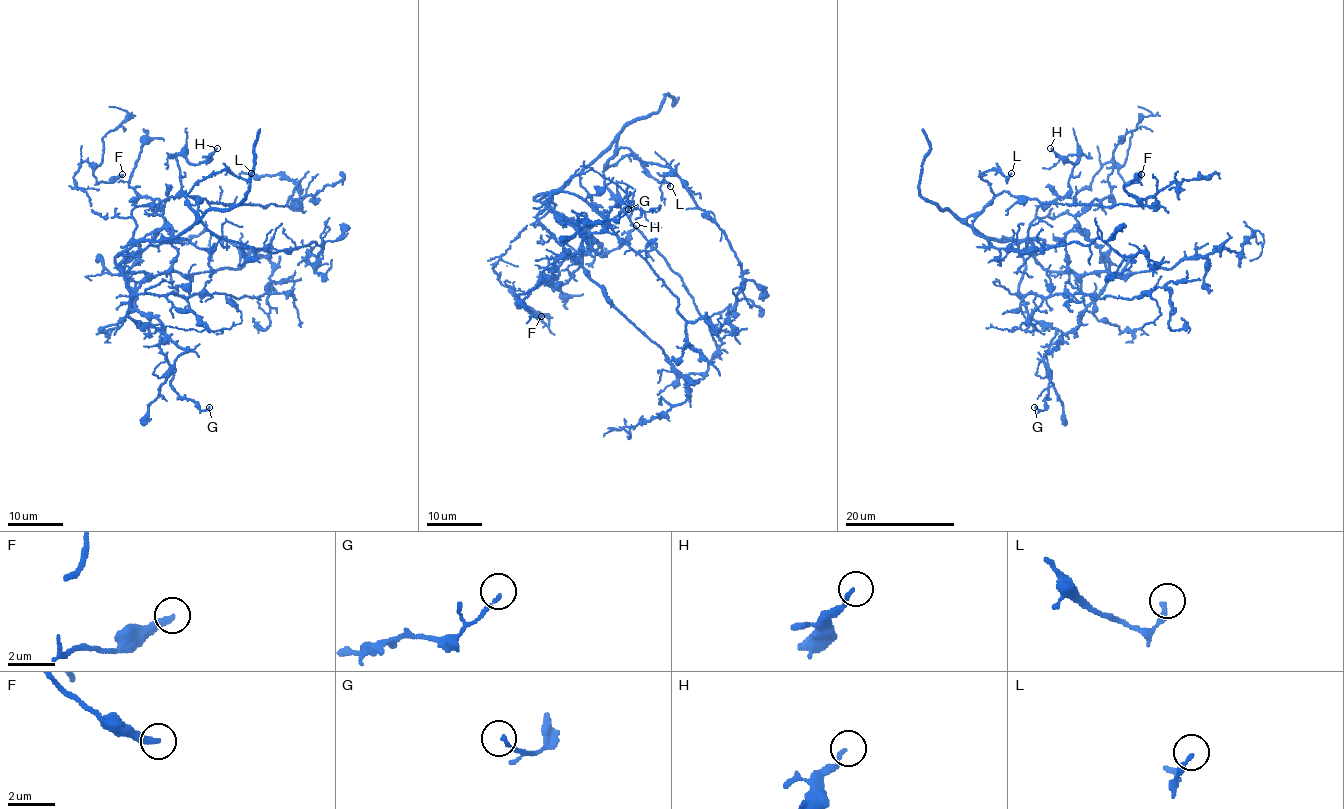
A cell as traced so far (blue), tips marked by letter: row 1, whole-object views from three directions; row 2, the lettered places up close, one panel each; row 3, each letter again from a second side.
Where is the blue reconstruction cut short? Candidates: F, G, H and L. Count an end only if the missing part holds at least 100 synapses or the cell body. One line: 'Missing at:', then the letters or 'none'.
Missing at: none

